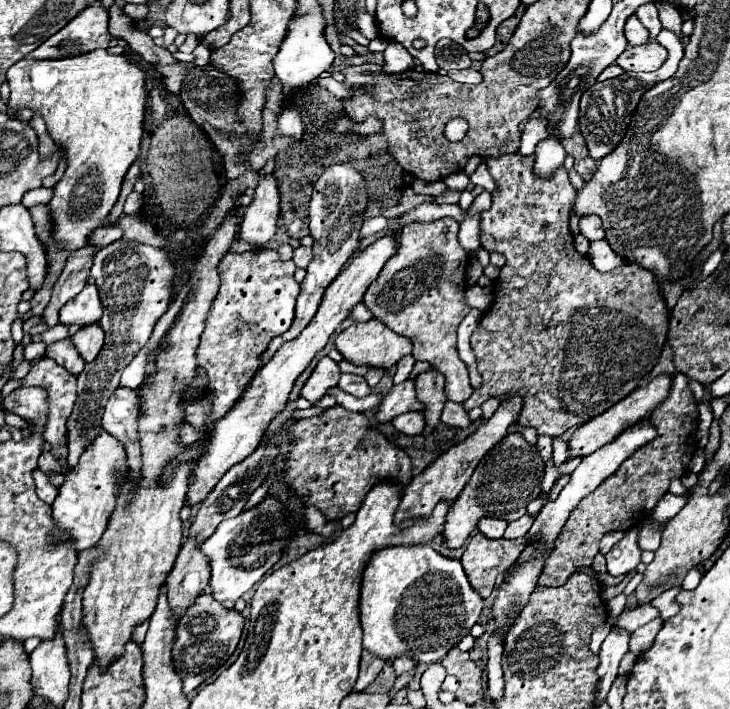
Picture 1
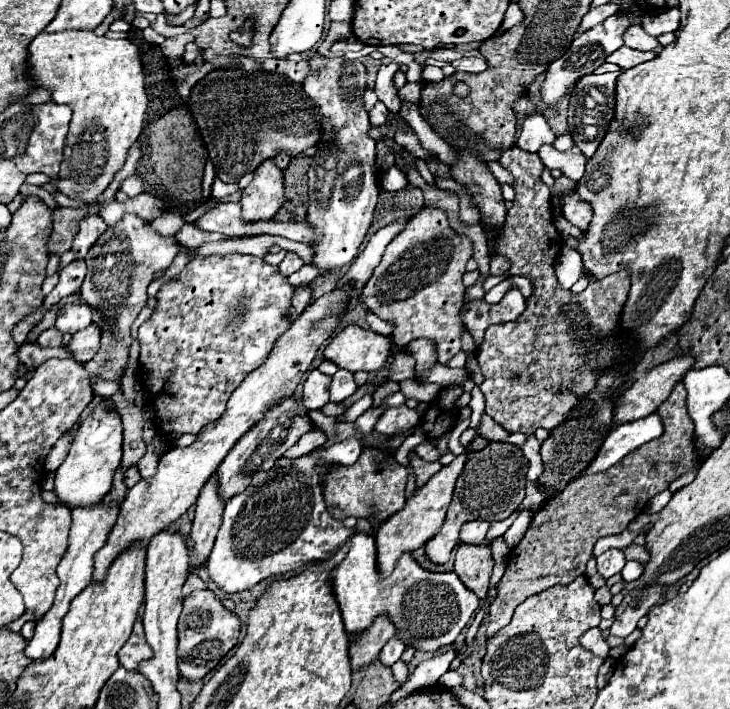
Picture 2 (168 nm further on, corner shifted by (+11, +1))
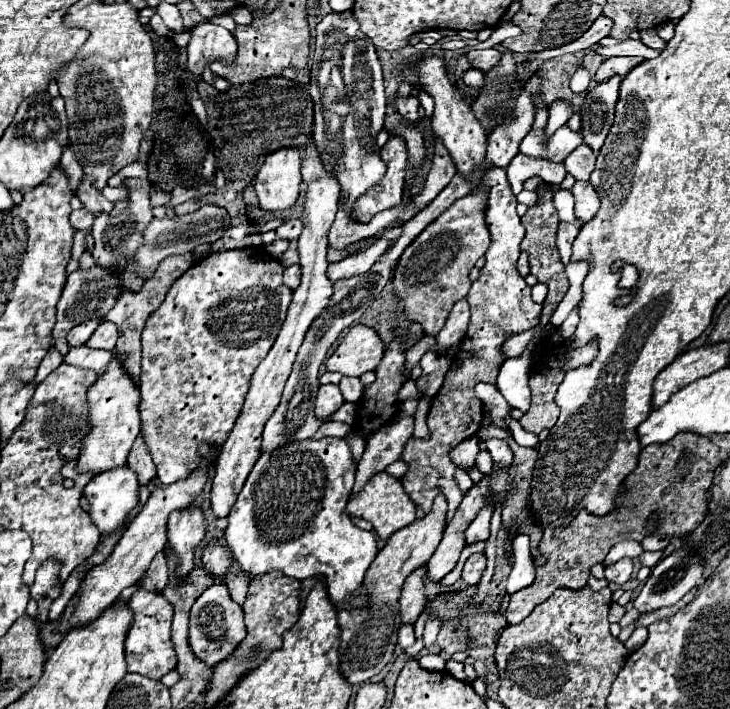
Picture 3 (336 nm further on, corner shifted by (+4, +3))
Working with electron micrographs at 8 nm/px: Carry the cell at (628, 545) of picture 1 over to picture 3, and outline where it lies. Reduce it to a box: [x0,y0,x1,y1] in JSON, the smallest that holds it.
[605,557,633,585]

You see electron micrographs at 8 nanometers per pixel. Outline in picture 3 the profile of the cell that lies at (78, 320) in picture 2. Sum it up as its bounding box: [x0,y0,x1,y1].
[67,319,99,347]

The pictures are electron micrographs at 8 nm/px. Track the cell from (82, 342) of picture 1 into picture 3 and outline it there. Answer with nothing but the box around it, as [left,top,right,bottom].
[87,321,119,351]

